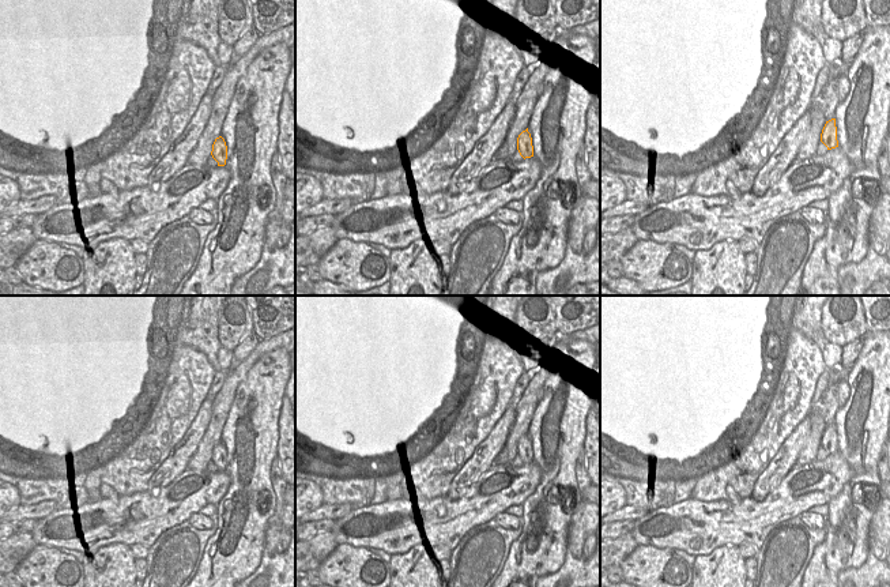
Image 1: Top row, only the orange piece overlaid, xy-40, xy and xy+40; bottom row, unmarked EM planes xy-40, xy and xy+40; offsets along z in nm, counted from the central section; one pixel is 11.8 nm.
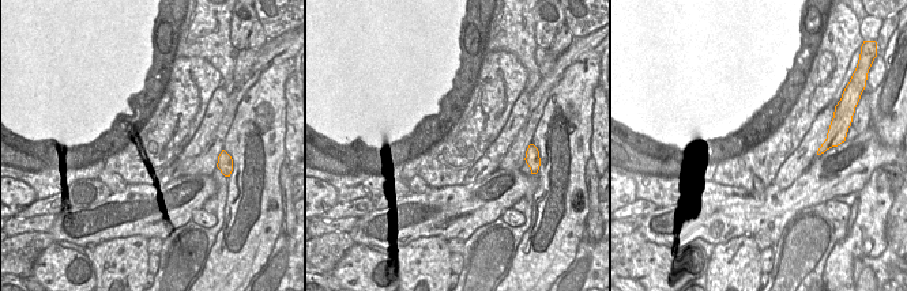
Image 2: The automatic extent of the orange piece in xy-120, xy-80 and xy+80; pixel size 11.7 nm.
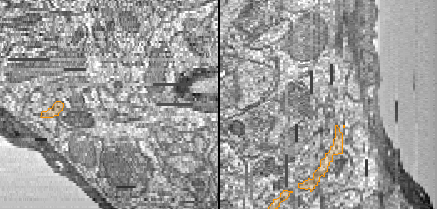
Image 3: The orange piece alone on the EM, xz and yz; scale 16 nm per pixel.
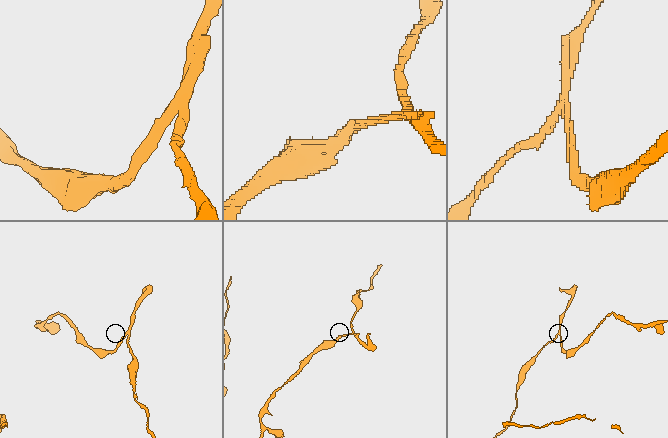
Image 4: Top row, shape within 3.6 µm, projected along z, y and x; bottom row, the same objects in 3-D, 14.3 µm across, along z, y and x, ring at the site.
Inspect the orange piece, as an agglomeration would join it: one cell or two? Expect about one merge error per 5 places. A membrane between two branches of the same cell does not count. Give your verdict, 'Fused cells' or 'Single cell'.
Fused cells

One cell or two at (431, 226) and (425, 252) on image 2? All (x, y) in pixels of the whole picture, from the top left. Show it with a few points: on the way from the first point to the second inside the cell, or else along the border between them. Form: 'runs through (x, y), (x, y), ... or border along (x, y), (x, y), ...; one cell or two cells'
border along (447, 240), (420, 237), (398, 248); two cells

